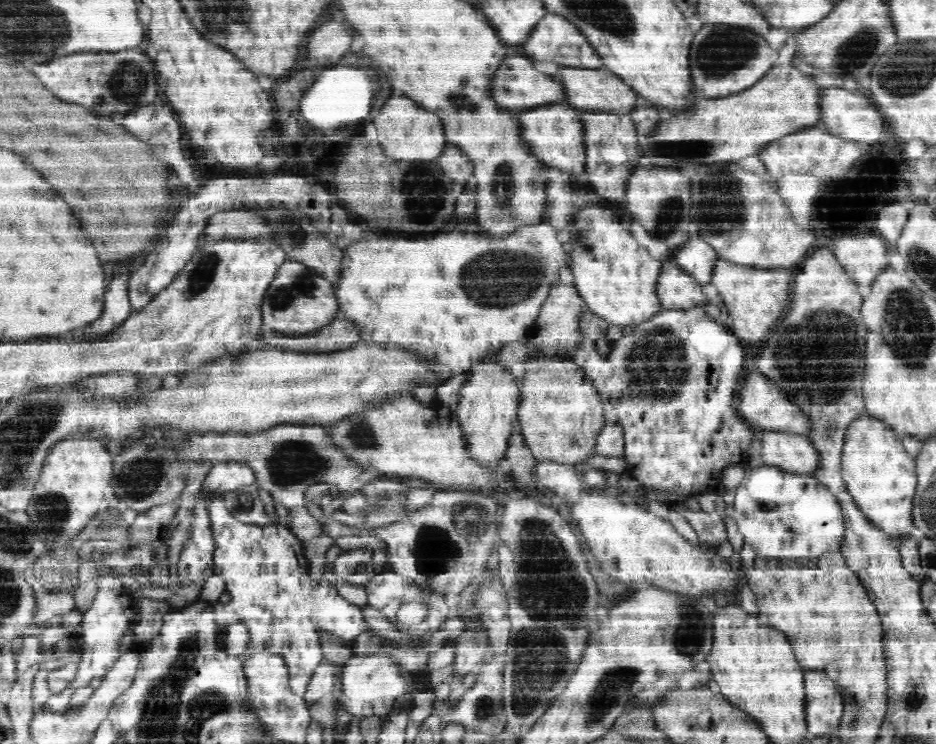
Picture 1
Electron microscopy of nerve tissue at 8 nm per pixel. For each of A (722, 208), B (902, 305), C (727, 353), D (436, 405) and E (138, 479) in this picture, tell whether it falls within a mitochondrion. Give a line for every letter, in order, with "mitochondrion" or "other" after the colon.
A: mitochondrion
B: mitochondrion
C: other
D: other
E: mitochondrion

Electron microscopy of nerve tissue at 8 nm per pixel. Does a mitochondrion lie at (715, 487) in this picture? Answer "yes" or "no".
no

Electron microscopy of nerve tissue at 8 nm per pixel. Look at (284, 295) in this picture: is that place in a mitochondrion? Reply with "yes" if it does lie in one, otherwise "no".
yes

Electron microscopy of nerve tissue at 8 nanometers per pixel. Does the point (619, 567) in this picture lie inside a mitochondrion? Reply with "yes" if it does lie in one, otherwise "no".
no

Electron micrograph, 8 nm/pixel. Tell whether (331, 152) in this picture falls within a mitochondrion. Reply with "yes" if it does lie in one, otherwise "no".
no

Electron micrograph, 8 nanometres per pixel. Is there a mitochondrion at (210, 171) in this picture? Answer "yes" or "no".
no

